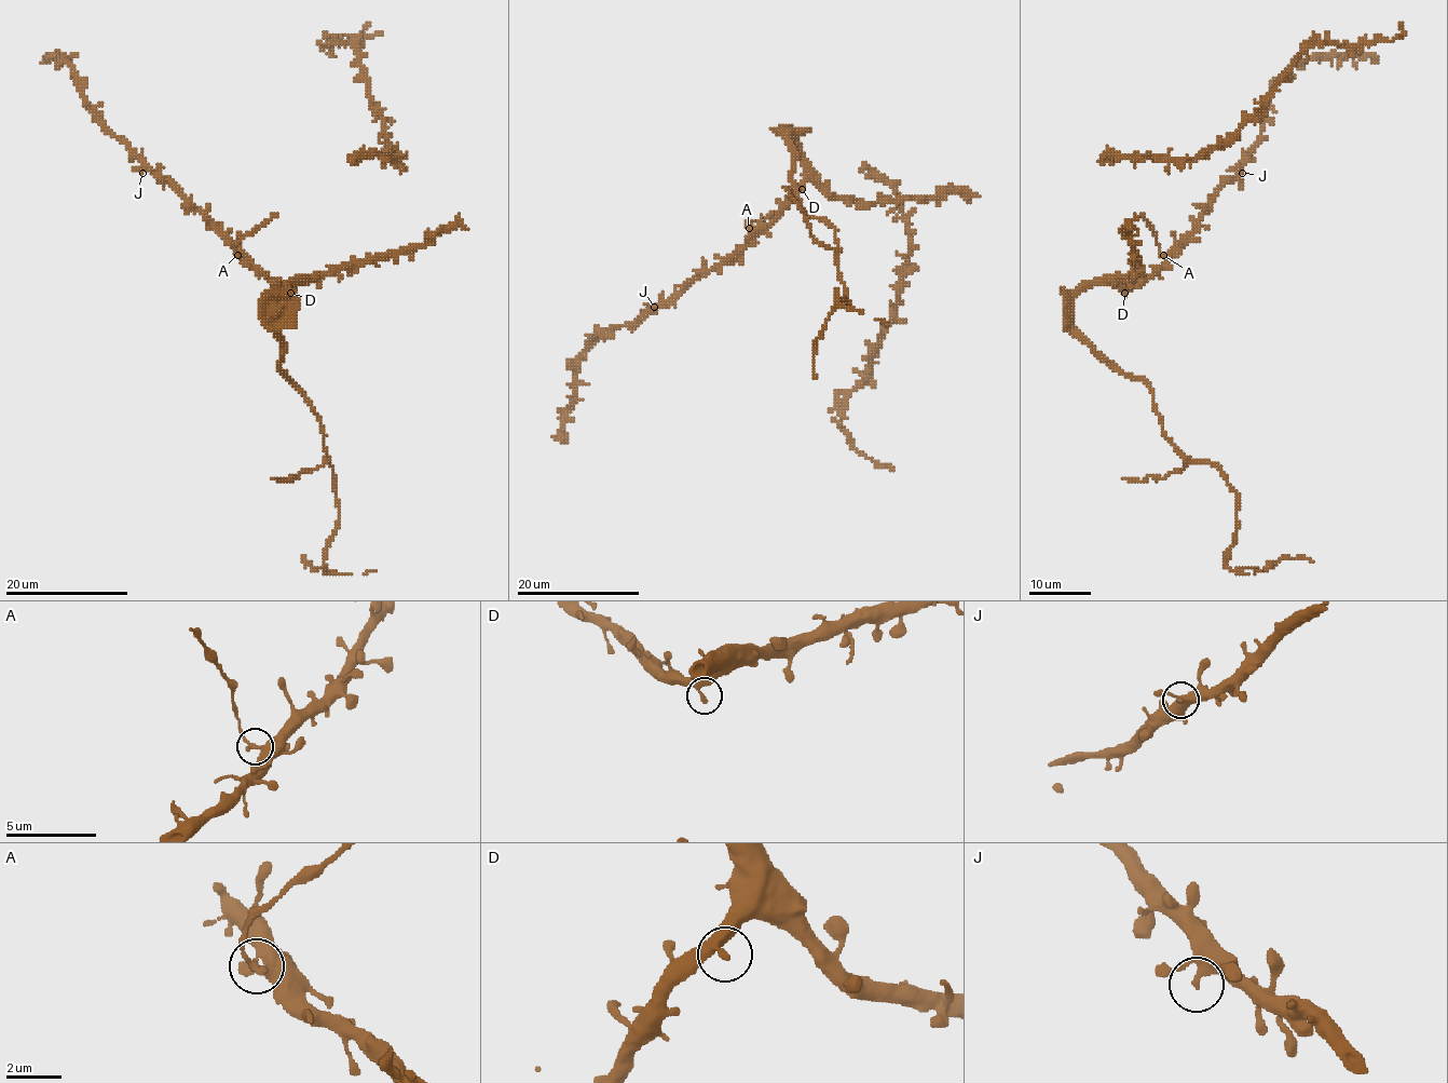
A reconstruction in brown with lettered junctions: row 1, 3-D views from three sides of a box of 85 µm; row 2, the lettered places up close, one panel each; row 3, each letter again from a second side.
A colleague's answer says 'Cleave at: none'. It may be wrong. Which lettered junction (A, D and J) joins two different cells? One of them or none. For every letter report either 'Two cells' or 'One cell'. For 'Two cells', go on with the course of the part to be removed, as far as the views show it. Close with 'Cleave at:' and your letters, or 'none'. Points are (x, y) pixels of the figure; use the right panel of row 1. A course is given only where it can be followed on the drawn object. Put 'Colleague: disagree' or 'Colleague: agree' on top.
Colleague: disagree
A: Two cells. Course of the part to remove: (1163, 254), (1156, 234), (1141, 216)
D: One cell
J: One cell
Cleave at: A

